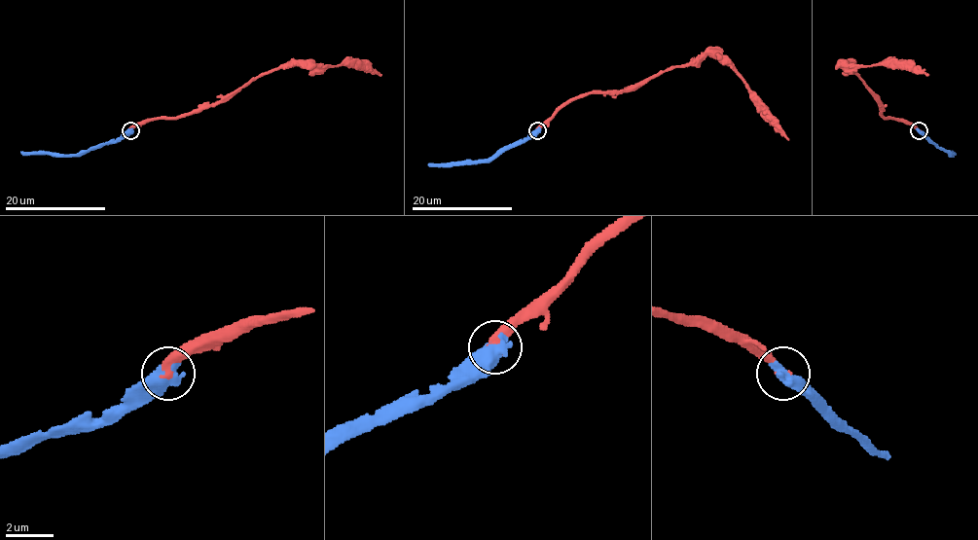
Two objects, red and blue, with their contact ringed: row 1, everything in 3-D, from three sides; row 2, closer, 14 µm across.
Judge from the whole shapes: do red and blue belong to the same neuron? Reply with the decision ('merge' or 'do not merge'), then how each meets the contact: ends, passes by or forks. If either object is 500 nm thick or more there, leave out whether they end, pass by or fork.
merge

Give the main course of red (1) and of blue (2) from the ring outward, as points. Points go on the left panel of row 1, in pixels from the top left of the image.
1: (129, 130), (156, 118), (176, 118), (215, 105), (257, 78), (279, 67), (299, 64), (366, 64), (380, 75)
2: (129, 130), (115, 142), (94, 146), (81, 153), (20, 152)

